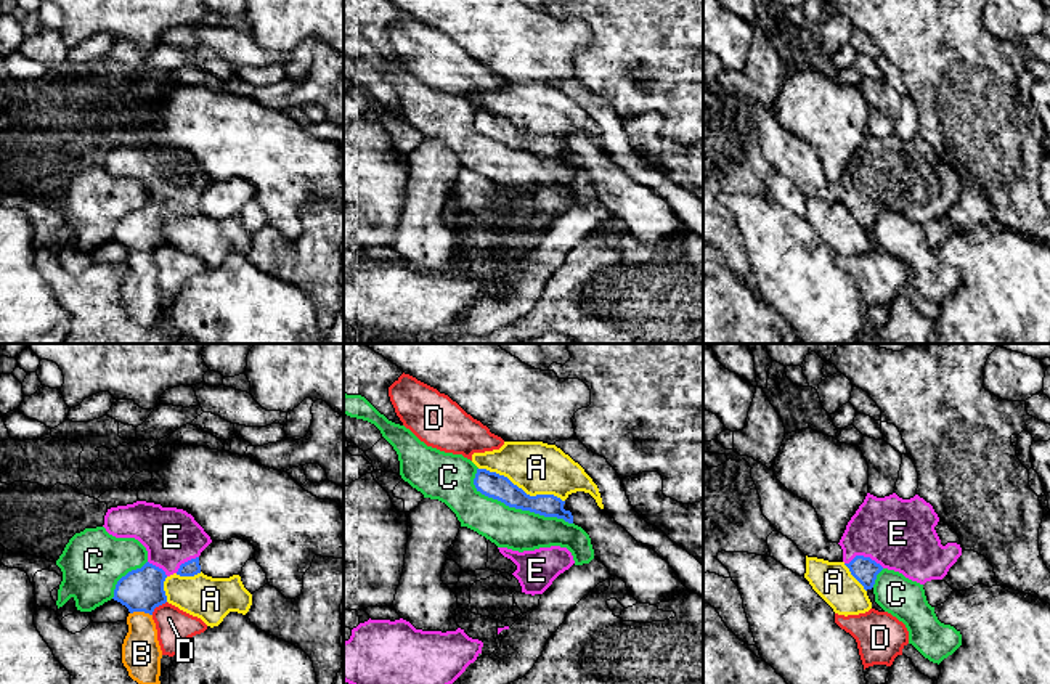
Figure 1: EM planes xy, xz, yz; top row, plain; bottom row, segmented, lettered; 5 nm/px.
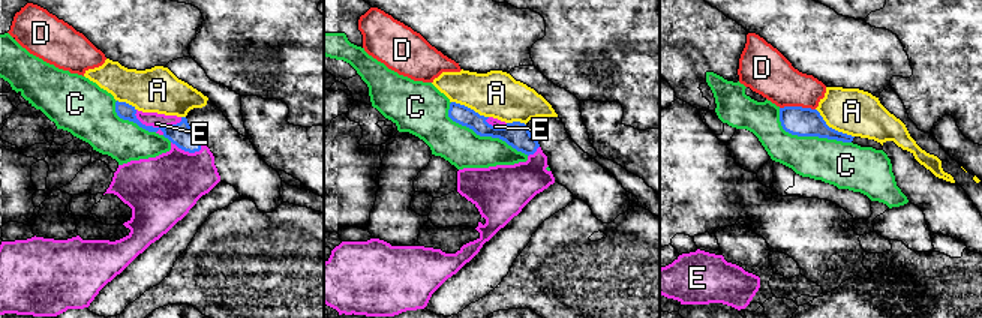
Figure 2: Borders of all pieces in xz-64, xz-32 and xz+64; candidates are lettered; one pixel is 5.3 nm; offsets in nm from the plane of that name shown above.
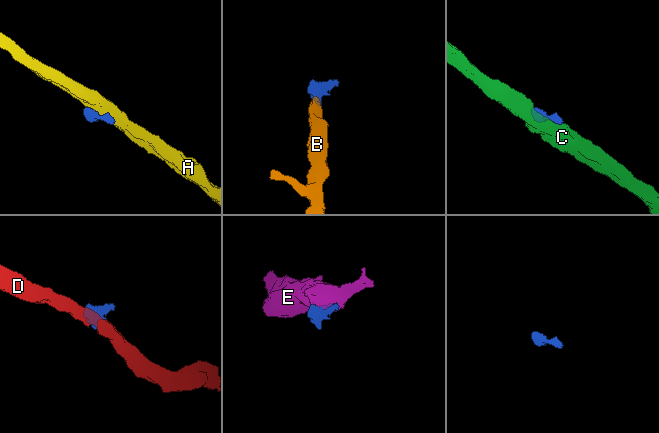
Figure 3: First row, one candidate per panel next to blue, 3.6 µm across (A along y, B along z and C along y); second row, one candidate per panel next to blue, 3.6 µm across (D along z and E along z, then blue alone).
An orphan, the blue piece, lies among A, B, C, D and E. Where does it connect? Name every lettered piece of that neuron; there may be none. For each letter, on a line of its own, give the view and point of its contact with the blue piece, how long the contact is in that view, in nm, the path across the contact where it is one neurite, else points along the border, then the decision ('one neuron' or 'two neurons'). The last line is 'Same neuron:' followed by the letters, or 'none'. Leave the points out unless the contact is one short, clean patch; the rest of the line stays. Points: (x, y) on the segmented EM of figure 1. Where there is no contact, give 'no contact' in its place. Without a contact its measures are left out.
A: xz (520, 488) | 460 nm | along xz (479, 468), (506, 476), (530, 495), (556, 495), (564, 501) | two neurons
B: xy (142, 610) | 110 nm | across xy (142, 590), (142, 610), (142, 654) | one neuron
C: xz (516, 508) | 550 nm | two neurons
D: xy (158, 606) | 100 nm | along xy (166, 601), (151, 614) | two neurons
E: yz (862, 556) | 200 nm | one neuron
Same neuron: B, E

